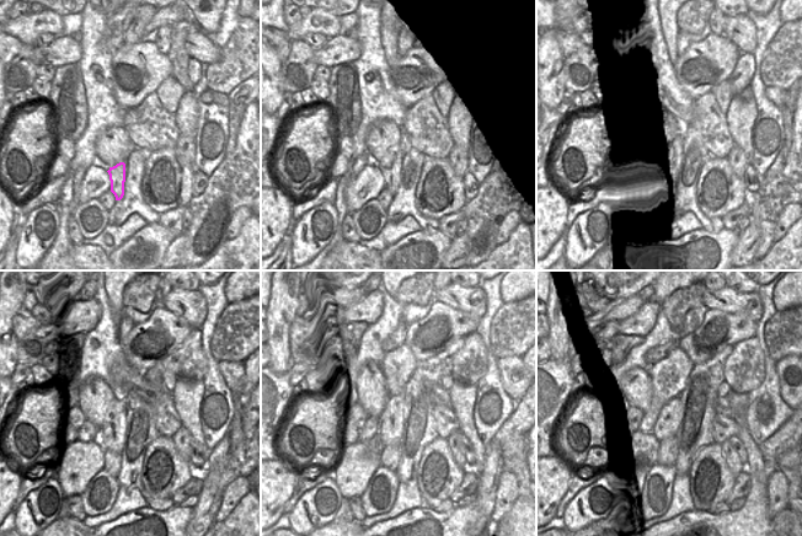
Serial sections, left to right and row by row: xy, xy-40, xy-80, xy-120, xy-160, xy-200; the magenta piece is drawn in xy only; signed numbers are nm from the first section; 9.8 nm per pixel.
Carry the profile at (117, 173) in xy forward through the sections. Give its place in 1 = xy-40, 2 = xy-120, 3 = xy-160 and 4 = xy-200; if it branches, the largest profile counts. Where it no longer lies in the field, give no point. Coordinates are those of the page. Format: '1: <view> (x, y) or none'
1: xy-40 (391, 175)
2: xy-120 (112, 433)
3: xy-160 (391, 421)
4: xy-200 (669, 418)

